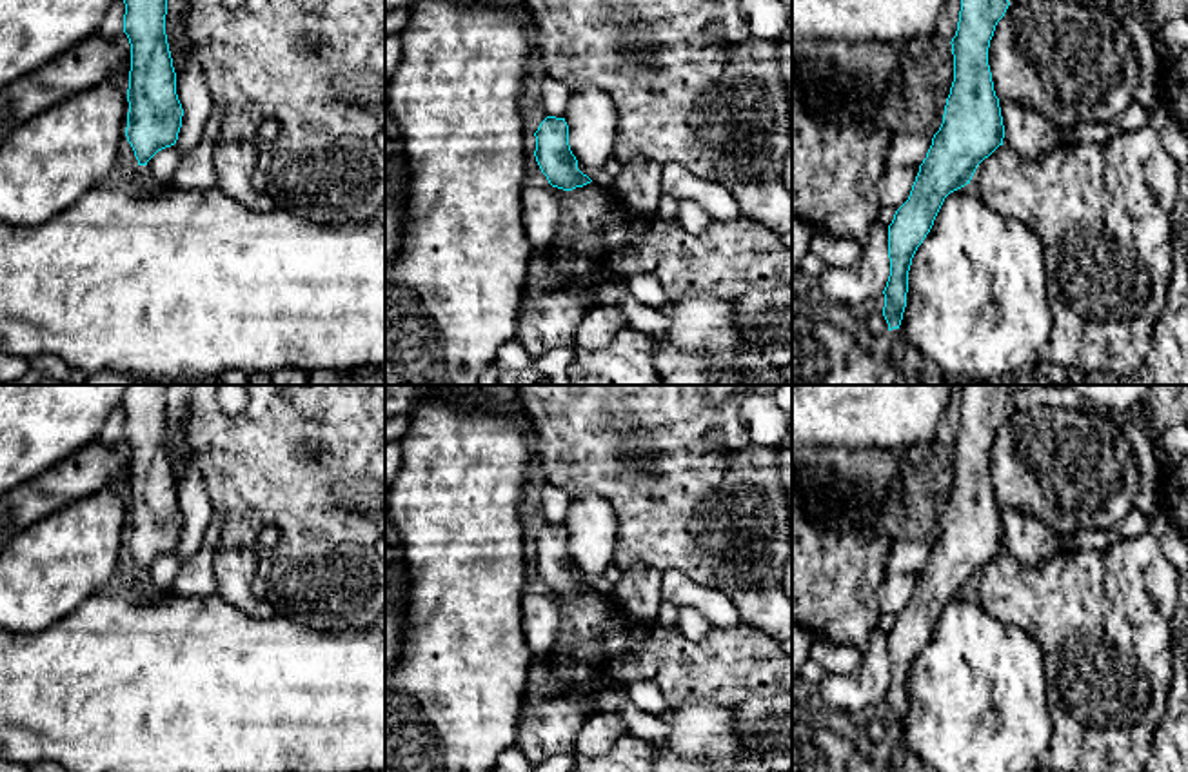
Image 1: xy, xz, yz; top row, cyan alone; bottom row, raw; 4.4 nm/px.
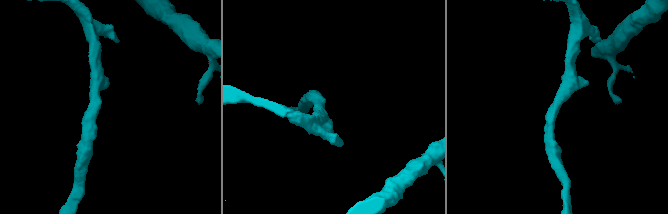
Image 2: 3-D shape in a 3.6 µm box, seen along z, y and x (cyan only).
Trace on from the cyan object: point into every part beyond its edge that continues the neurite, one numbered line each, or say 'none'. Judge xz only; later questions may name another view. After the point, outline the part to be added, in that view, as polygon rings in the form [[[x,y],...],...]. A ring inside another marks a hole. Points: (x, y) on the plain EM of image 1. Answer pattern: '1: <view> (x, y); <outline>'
none

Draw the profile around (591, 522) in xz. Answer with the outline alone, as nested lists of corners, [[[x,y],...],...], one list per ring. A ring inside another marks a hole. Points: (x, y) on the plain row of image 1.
[[[594,492],[574,494],[563,525],[576,567],[589,576],[601,576],[616,558],[616,507]]]

